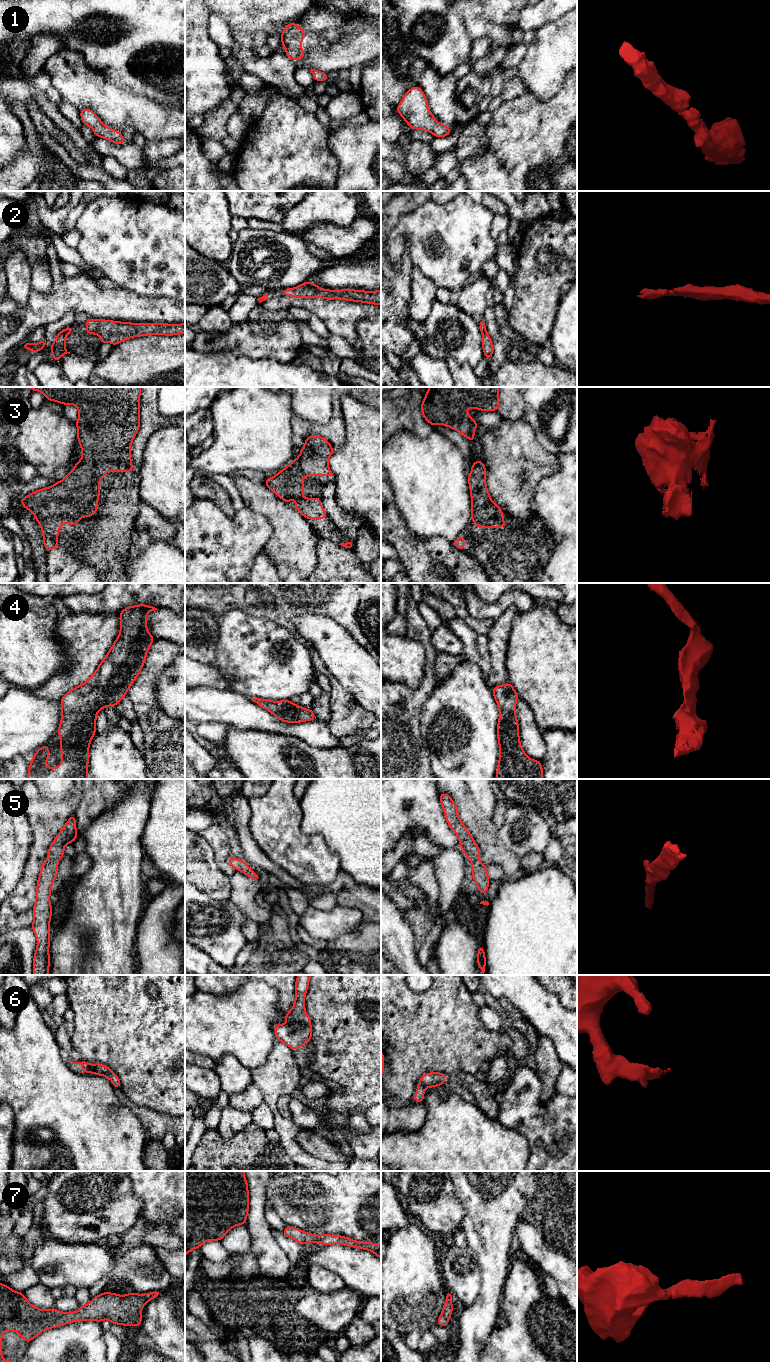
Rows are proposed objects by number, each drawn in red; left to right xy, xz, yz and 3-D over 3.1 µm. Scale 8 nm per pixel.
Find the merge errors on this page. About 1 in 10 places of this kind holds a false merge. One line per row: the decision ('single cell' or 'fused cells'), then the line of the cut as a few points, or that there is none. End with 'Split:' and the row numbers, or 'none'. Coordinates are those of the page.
1: single cell; no cut
2: single cell; no cut
3: single cell; no cut
4: single cell; no cut
5: single cell; no cut
6: single cell; no cut
7: single cell; no cut
Split: none

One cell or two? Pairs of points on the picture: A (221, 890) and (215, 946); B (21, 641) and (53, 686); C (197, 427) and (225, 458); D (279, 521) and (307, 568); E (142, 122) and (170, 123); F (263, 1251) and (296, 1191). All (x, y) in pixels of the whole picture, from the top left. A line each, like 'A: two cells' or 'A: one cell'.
A: two cells
B: two cells
C: two cells
D: one cell
E: one cell
F: two cells

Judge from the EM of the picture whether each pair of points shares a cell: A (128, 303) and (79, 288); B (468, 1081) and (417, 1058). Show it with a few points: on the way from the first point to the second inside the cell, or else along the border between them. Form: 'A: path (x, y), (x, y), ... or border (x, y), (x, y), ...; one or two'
A: path (116, 303), (98, 303), (91, 300); one
B: border (474, 1074), (450, 1073), (447, 1075); two

